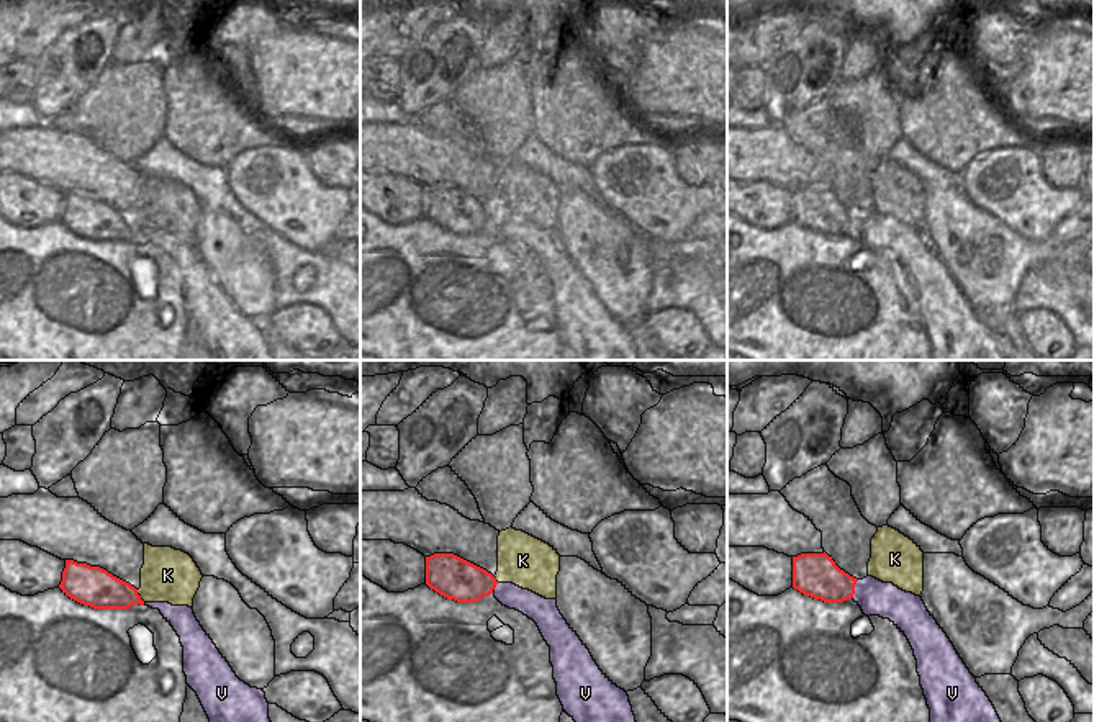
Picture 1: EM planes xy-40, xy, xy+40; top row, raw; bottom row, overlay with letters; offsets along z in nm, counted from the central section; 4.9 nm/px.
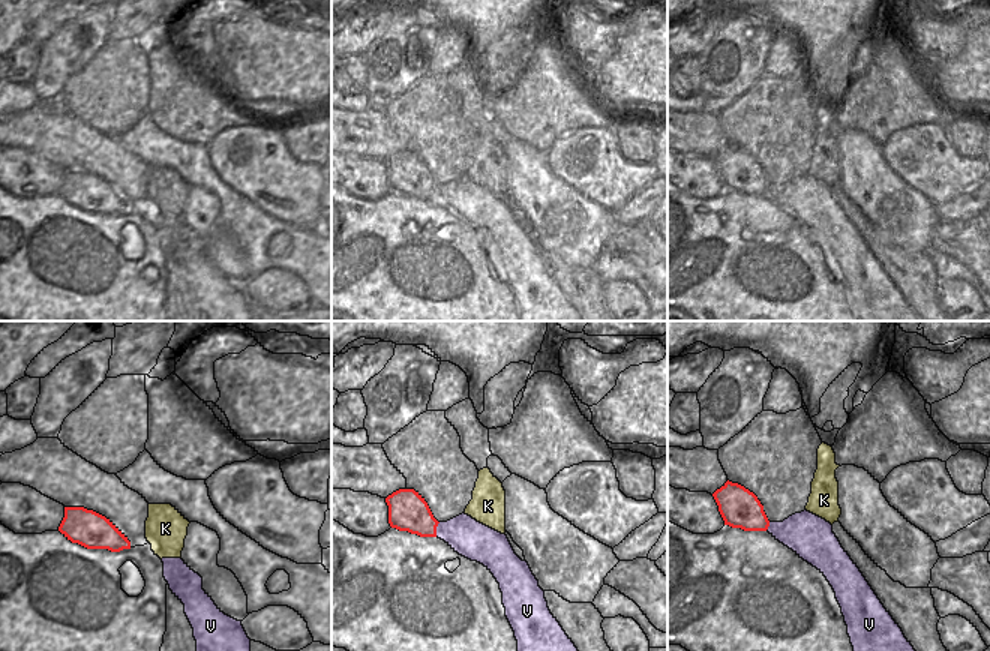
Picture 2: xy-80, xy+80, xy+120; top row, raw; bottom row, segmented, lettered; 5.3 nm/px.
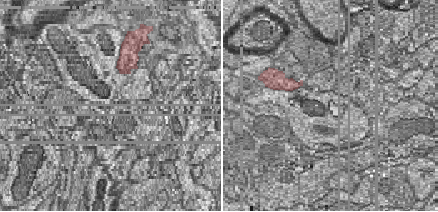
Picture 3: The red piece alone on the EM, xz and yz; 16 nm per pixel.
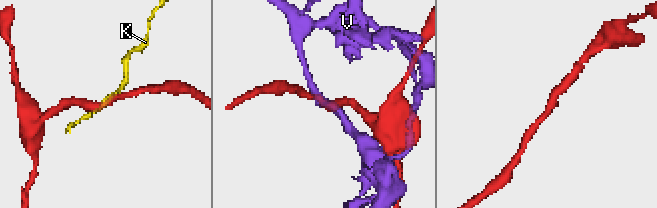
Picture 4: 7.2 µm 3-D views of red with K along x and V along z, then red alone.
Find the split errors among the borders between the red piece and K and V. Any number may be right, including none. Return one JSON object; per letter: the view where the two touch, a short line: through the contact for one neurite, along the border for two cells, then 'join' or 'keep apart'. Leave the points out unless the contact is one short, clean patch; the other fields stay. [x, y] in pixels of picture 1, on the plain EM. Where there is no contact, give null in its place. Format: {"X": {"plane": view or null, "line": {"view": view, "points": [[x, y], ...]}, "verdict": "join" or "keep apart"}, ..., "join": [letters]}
{"K": {"plane": "xy-40", "line": {"view": "xy-40", "points": [[136, 223], [144, 234]]}, "verdict": "keep apart"}, "V": {"plane": "xy+40", "verdict": "keep apart"}, "join": []}

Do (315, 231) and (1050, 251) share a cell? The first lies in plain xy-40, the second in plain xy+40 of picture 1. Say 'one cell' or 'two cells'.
two cells

